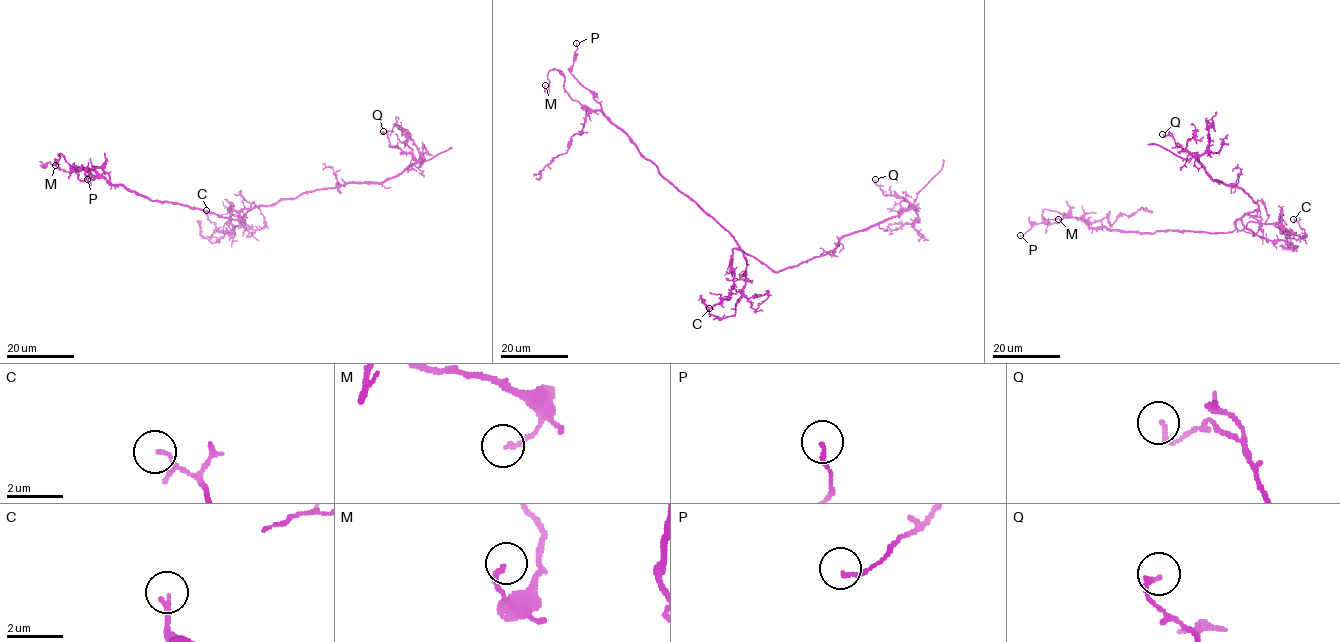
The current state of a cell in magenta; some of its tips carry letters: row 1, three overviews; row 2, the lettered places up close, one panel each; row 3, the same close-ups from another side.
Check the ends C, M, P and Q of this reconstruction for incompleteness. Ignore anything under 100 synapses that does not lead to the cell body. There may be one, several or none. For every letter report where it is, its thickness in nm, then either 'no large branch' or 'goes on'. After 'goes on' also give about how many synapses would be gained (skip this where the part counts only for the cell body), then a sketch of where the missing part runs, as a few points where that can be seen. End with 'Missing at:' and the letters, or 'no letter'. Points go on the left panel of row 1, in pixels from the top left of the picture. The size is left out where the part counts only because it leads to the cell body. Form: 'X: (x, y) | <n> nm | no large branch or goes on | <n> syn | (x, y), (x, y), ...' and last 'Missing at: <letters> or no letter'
C: (206, 210) | 70 nm | no large branch
M: (55, 165) | 140 nm | no large branch
P: (87, 179) | 130 nm | no large branch
Q: (383, 131) | 150 nm | no large branch
Missing at: no letter

